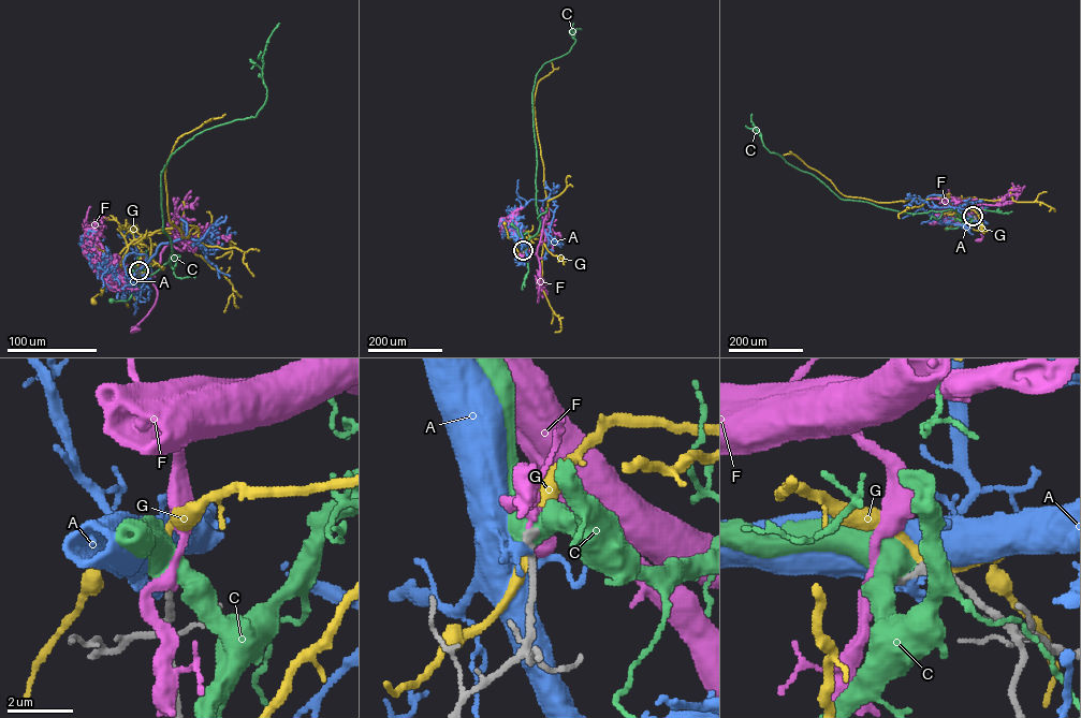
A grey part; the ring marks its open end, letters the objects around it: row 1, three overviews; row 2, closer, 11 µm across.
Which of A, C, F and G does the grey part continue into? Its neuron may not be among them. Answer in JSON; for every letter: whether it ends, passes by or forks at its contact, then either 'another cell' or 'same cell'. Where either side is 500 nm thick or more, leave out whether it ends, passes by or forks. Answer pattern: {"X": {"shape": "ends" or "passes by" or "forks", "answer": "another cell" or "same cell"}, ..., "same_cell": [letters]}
{"A": {"shape": "passes by", "answer": "another cell"}, "C": {"answer": "another cell"}, "F": {"shape": "passes by", "answer": "same cell"}, "G": {"shape": "passes by", "answer": "another cell"}, "same_cell": ["F"]}

